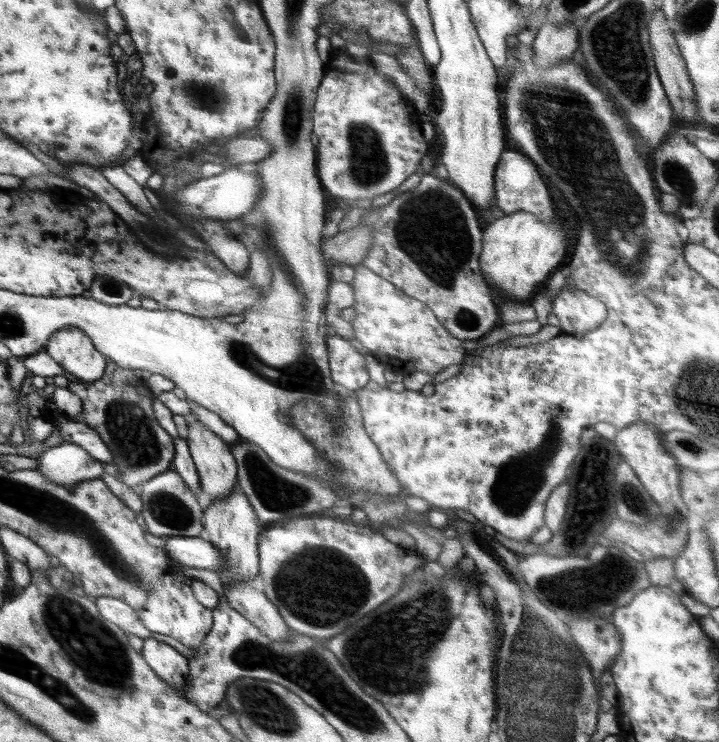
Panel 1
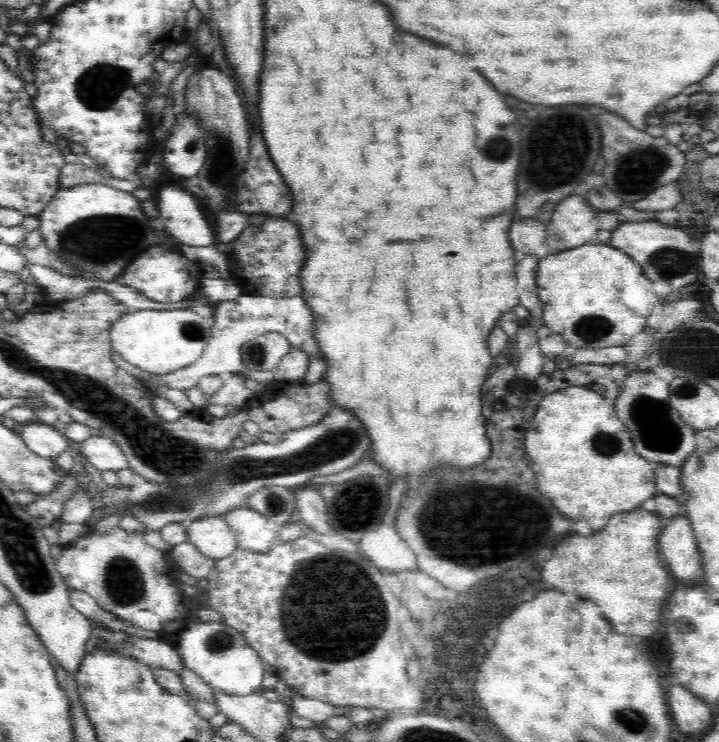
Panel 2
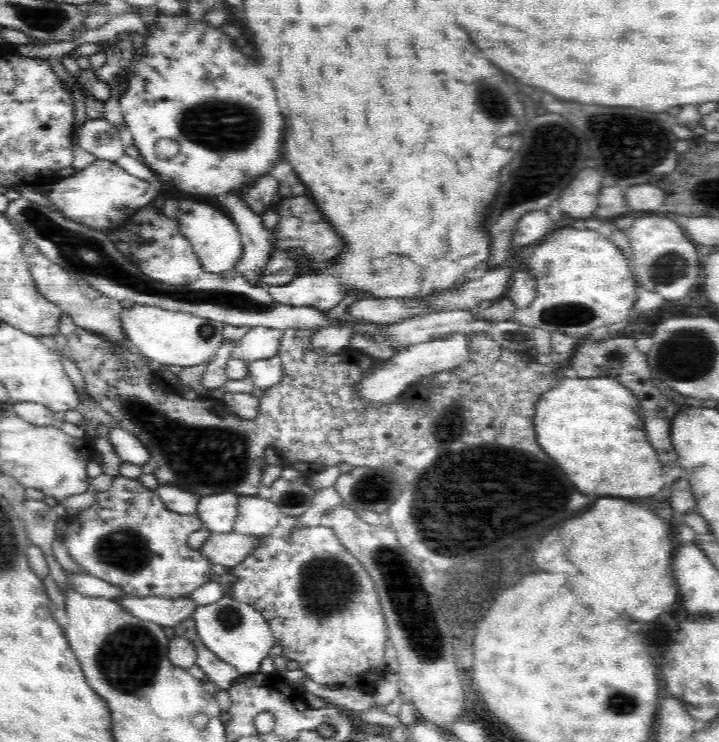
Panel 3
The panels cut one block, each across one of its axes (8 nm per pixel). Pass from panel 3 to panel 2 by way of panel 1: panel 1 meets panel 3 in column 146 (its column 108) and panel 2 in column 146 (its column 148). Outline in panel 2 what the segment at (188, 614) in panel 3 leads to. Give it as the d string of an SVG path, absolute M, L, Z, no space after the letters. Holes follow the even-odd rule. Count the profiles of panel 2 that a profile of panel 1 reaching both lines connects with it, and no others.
M69 588L67 593L69 603L78 610L78 612L82 612L82 615L86 616L91 622L100 623L105 626L105 628L108 628L108 630L122 631L129 636L150 639L157 639L161 636L153 630L144 630L139 626L134 626L129 622L118 619L118 615L114 615L112 612L102 610L100 605L96 602L96 599L84 591Z

